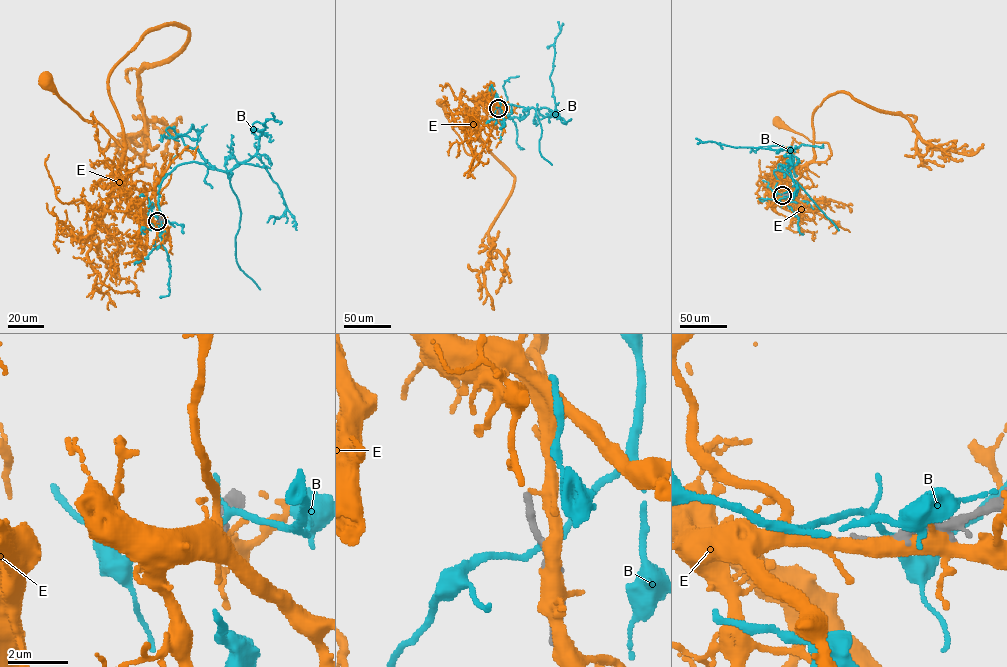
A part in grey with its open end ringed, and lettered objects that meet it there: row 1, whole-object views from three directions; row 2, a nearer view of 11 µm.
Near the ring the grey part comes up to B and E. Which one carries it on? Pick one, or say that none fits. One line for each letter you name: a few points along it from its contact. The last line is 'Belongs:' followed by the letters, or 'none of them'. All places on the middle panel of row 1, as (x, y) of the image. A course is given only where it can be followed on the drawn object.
Belongs: none of them

